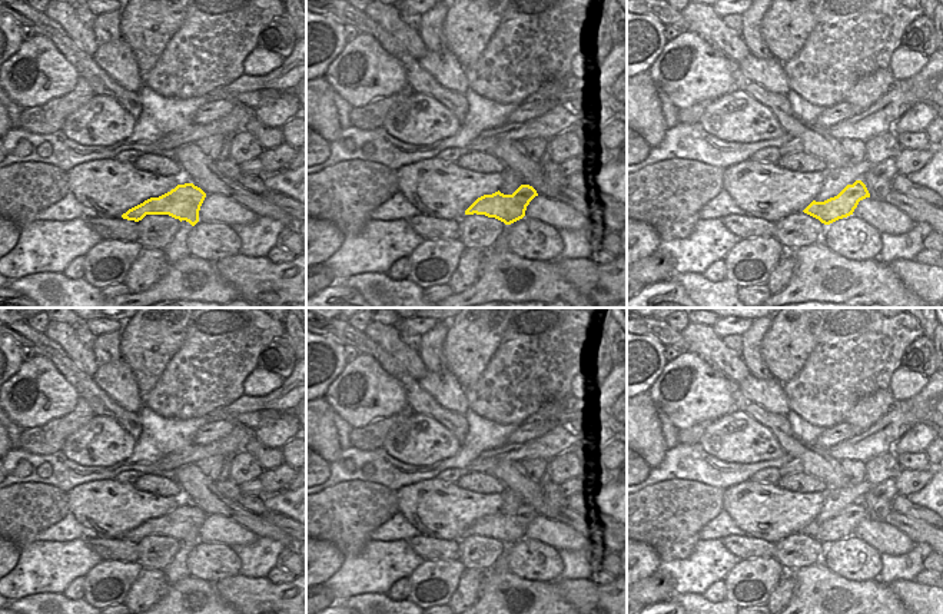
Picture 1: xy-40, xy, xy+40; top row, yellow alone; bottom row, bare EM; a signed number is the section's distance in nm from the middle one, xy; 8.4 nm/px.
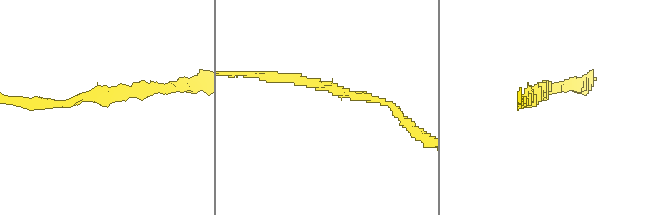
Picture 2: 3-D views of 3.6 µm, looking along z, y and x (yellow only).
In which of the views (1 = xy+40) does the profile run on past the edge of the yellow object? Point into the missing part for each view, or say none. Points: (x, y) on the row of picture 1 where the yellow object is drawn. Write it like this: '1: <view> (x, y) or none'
1: none

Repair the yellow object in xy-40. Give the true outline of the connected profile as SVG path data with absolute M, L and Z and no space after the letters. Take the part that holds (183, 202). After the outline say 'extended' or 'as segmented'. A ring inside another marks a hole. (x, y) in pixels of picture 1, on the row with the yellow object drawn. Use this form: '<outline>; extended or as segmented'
M193 183L177 185L170 192L129 209L122 218L139 222L146 215L169 215L195 226L199 222L199 210L205 198L206 193Z; as segmented

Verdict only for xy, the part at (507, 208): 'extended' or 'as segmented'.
as segmented

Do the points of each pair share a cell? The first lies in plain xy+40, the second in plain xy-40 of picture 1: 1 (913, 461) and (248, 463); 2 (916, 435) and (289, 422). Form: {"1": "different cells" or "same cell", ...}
{"1": "different cells", "2": "same cell"}

